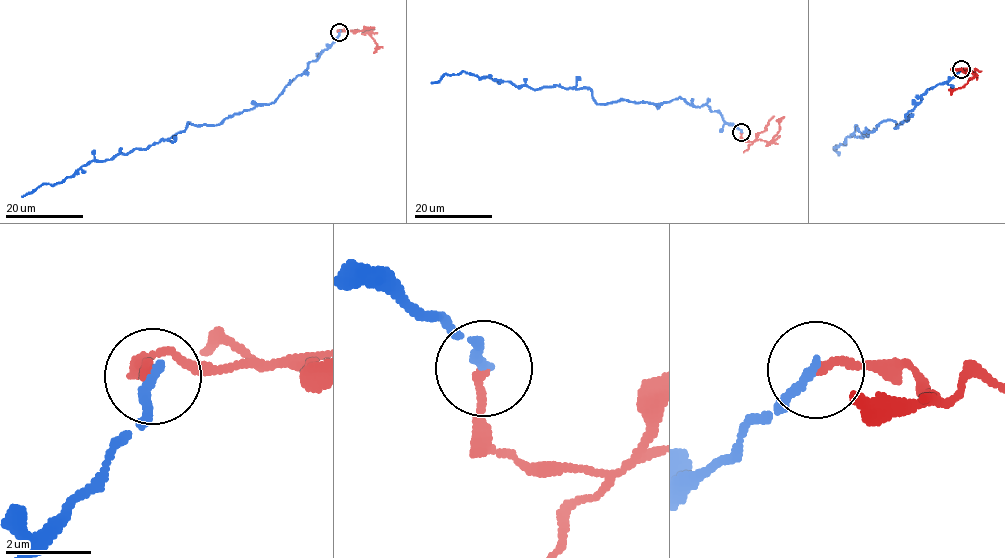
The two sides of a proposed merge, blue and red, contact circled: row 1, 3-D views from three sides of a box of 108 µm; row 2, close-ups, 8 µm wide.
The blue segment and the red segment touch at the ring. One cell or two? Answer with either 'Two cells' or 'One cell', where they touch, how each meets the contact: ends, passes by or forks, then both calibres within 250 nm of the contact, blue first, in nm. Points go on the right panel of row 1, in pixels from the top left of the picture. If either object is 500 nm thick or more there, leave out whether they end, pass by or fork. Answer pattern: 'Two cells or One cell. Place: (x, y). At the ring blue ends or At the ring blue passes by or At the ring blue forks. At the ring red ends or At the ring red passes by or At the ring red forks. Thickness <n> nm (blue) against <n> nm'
Two cells. Place: (961, 69). At the ring blue ends. At the ring red ends. Thickness 240 nm (blue) against 200 nm

